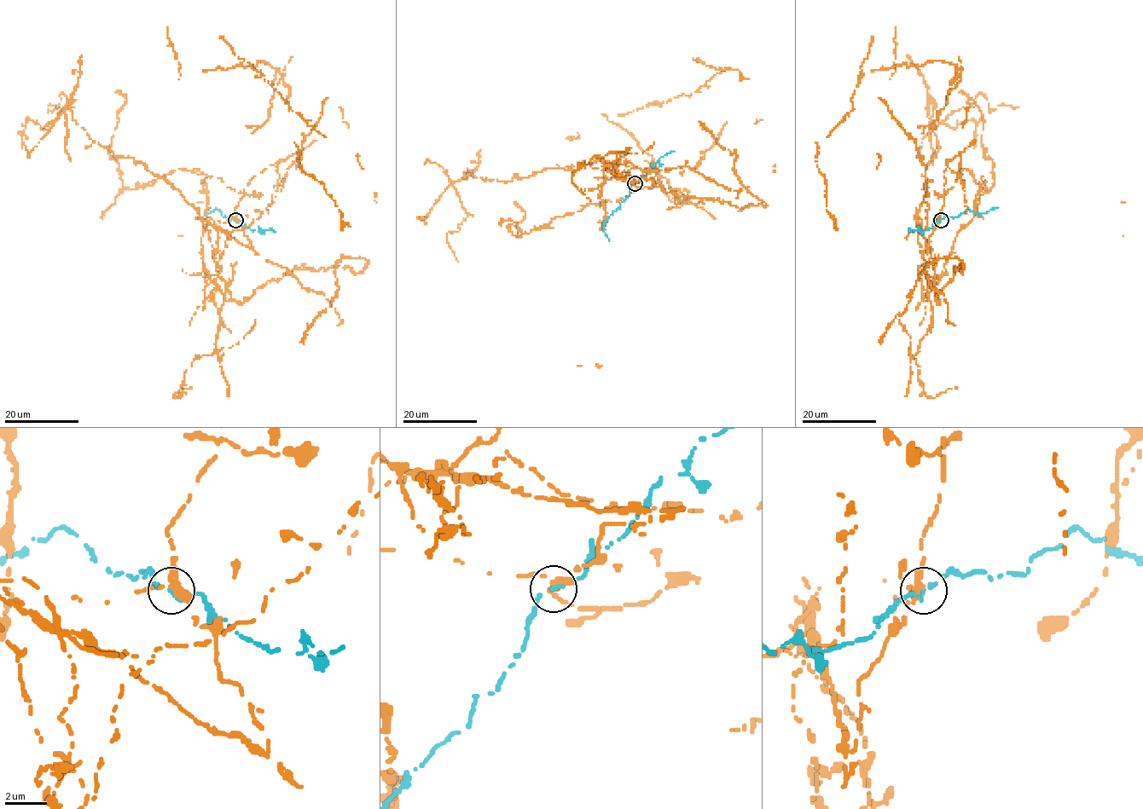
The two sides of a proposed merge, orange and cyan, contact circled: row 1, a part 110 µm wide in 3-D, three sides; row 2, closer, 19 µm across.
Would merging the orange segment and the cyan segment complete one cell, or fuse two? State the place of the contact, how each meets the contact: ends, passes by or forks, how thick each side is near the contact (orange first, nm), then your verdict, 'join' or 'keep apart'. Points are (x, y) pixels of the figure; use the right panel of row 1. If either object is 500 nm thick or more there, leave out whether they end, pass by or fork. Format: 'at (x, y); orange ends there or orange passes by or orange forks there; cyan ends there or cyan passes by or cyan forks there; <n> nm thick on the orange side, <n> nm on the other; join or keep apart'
at (941, 220); orange passes by; cyan ends there; 320 nm thick on the orange side, 260 nm on the other; keep apart

